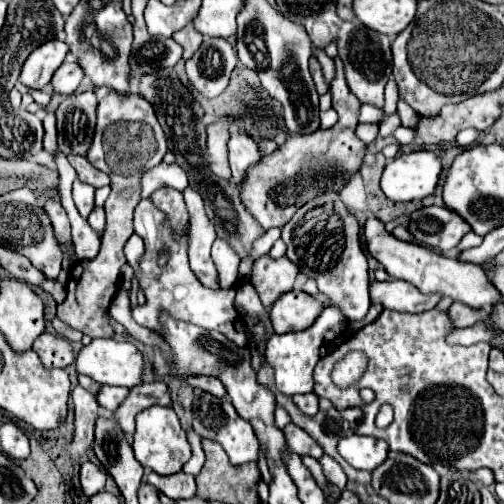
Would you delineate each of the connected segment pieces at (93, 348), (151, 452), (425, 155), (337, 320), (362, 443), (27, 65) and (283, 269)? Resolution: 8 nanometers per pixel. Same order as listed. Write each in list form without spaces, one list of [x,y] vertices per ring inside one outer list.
[[[94,338],[78,352],[76,370],[100,384],[132,388],[140,384],[142,354],[132,342]]]
[[[152,406],[138,414],[132,448],[136,460],[162,476],[170,476],[182,470],[182,466],[190,460],[190,444],[186,440],[186,432],[180,426],[180,420],[172,406]]]
[[[404,152],[386,164],[380,186],[394,202],[422,200],[434,192],[440,170],[440,158],[434,152]]]
[[[328,306],[322,310],[322,314],[314,320],[314,324],[308,330],[288,332],[288,334],[272,334],[270,340],[266,342],[264,356],[276,372],[276,388],[288,398],[294,394],[312,392],[312,372],[314,372],[316,362],[320,360],[318,348],[326,342],[332,342],[340,334],[344,334],[344,330],[346,330],[346,318],[340,316],[340,310]]]
[[[350,434],[338,442],[338,452],[344,456],[350,466],[356,470],[374,470],[388,456],[388,444],[384,440],[376,440],[372,436]]]
[[[60,40],[44,42],[44,46],[38,46],[24,62],[20,72],[20,82],[28,88],[38,88],[38,90],[46,88],[66,54],[68,46],[64,42]]]
[[[262,256],[252,266],[250,282],[254,284],[262,306],[268,310],[276,298],[288,290],[292,290],[294,280],[298,274],[298,266],[292,264],[286,256],[272,260],[268,256]]]

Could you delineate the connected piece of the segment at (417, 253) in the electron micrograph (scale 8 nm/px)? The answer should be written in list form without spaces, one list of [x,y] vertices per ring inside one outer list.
[[[368,218],[364,222],[362,230],[364,230],[364,244],[366,244],[368,254],[372,258],[376,258],[392,278],[412,282],[414,286],[418,286],[424,292],[440,292],[442,296],[450,296],[472,308],[490,308],[498,302],[498,290],[488,284],[484,270],[480,266],[466,264],[456,258],[446,258],[446,256],[442,256],[430,248],[418,246],[418,244],[402,242],[402,240],[394,238],[390,232],[386,232],[384,224],[376,218]]]

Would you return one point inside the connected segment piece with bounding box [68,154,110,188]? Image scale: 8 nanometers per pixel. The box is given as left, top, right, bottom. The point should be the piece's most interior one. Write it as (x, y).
(87, 173)

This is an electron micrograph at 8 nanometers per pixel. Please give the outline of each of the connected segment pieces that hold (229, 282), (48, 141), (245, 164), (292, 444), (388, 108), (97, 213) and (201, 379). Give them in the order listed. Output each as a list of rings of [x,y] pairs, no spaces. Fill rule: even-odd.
[[[216,238],[212,244],[212,260],[218,270],[218,280],[222,288],[236,288],[238,282],[238,266],[240,266],[240,256],[234,252],[234,248],[222,240]]]
[[[46,112],[46,116],[42,116],[44,127],[44,148],[54,154],[58,150],[57,136],[58,130],[56,126],[56,116],[54,112]]]
[[[232,126],[232,136],[230,136],[230,170],[232,170],[232,178],[234,182],[240,186],[246,178],[246,172],[250,166],[258,164],[262,154],[258,150],[258,144],[246,136],[240,134],[234,126]]]
[[[288,424],[284,428],[284,436],[286,436],[286,442],[288,442],[288,448],[292,448],[298,456],[312,456],[312,458],[322,458],[322,450],[320,446],[304,432],[300,430],[298,426],[294,424]]]
[[[390,78],[390,80],[388,80],[388,84],[386,84],[384,92],[386,92],[386,104],[384,104],[384,114],[388,116],[388,114],[392,114],[392,112],[396,110],[396,102],[398,102],[398,86],[396,86],[394,78]]]
[[[94,208],[92,214],[88,216],[88,224],[102,236],[106,228],[106,218],[104,218],[104,208]]]
[[[196,376],[196,378],[184,378],[192,388],[202,388],[202,390],[208,390],[208,392],[212,392],[214,396],[218,396],[218,398],[222,398],[222,396],[226,396],[226,388],[224,388],[224,384],[218,380],[218,378],[214,378],[214,376]]]

